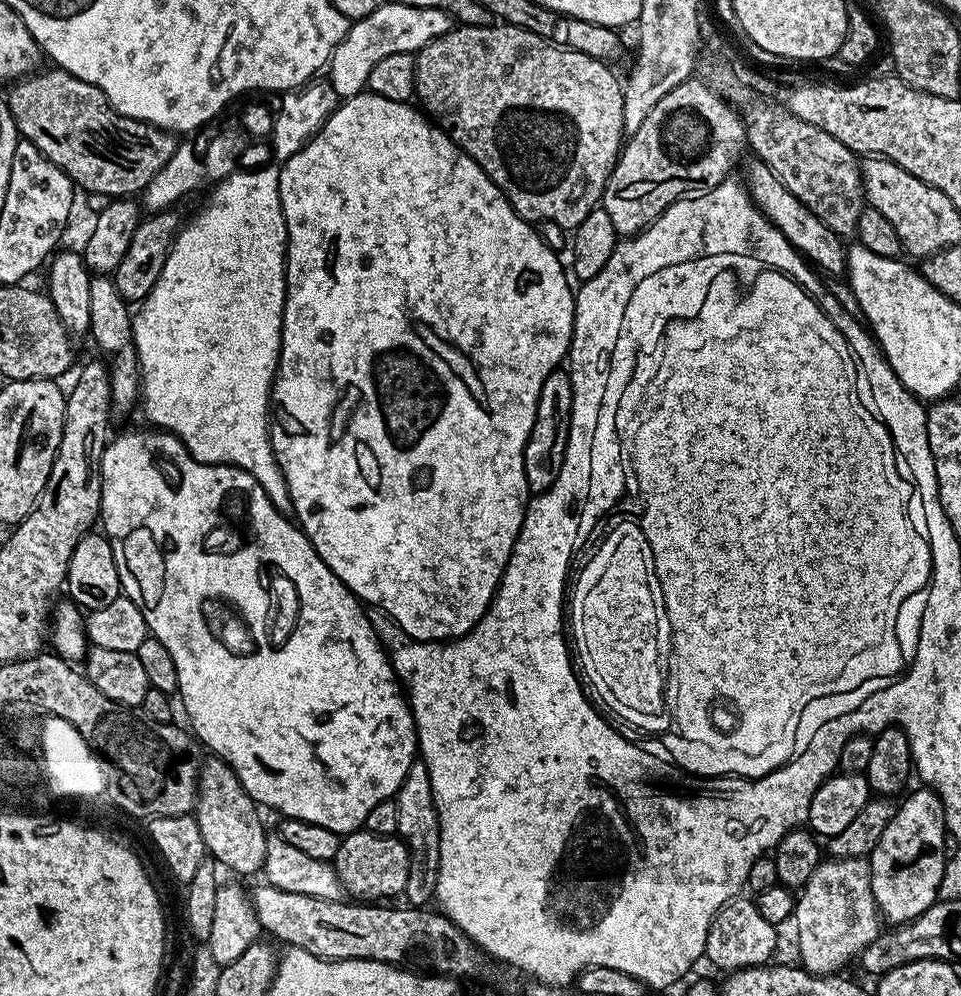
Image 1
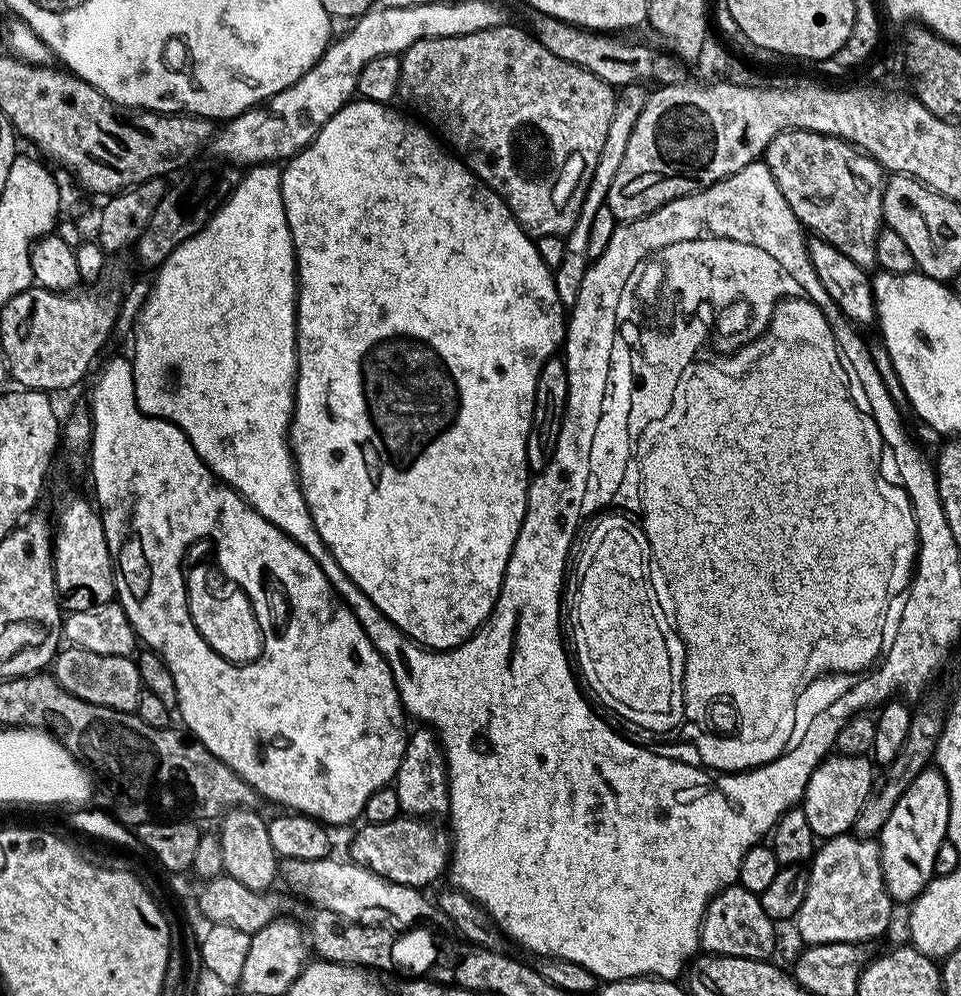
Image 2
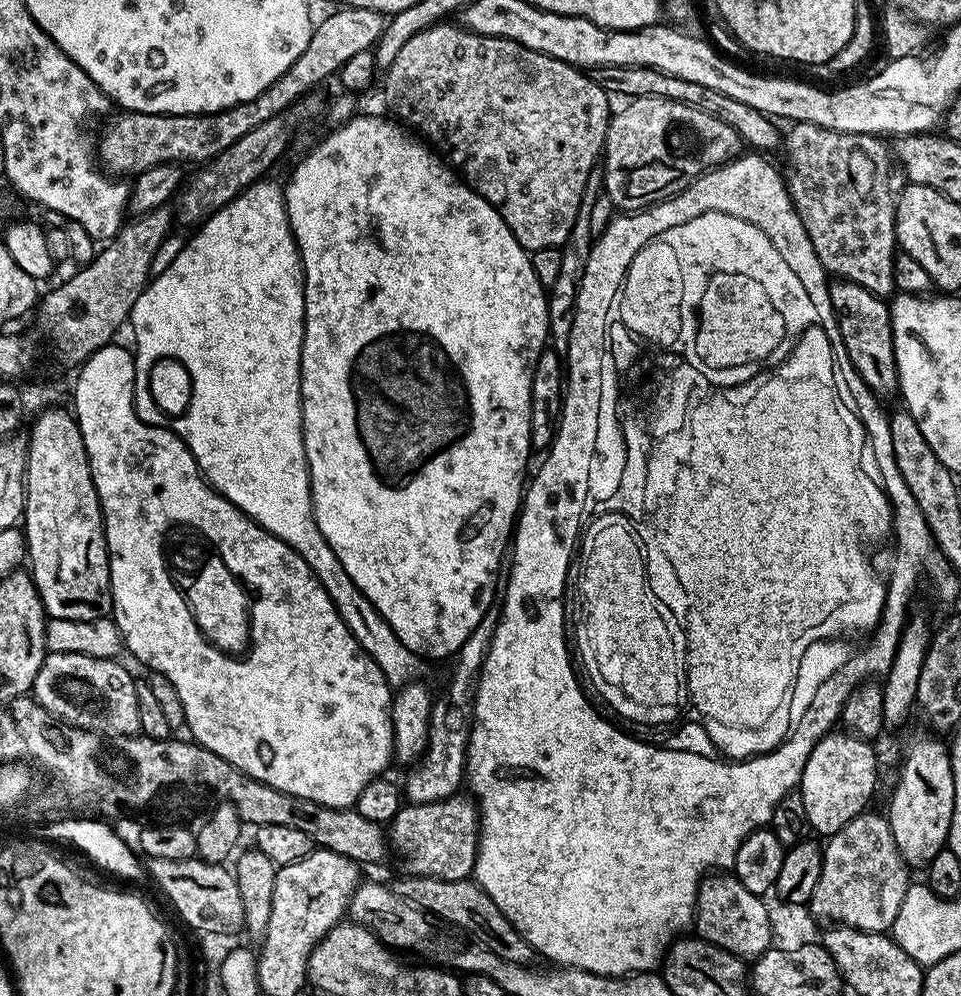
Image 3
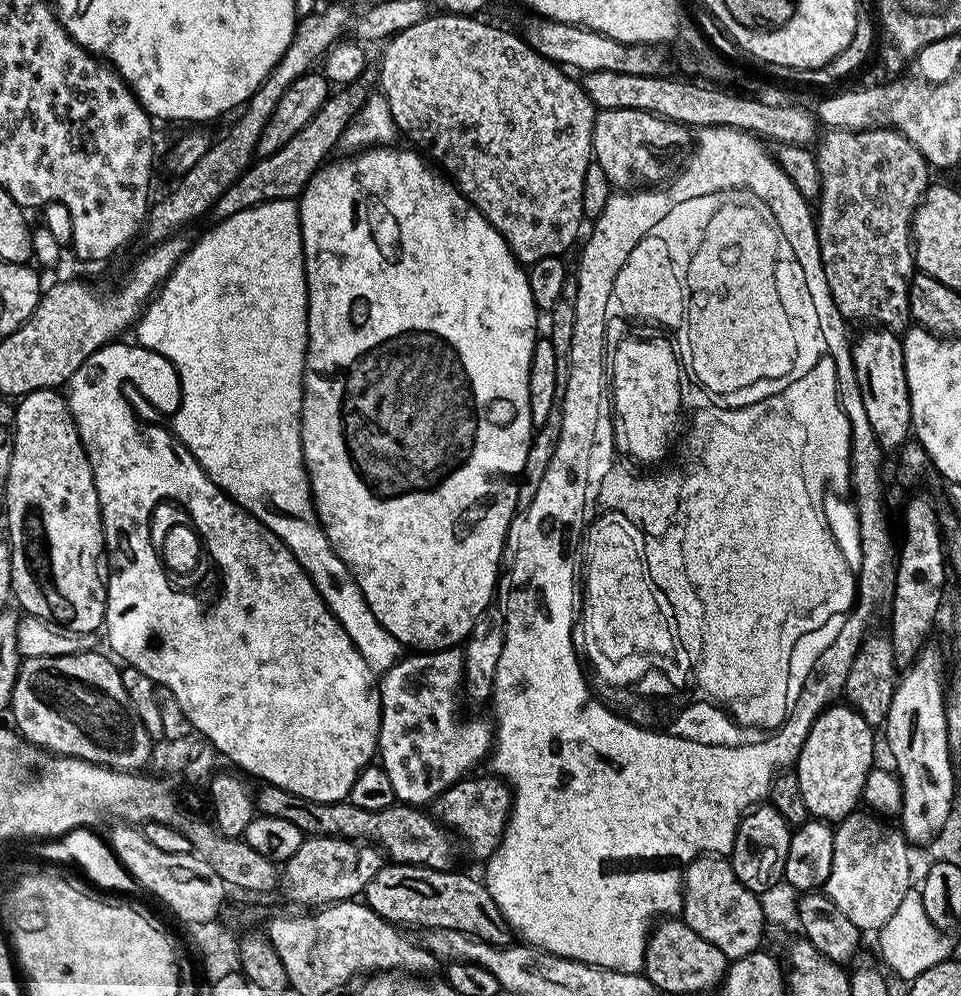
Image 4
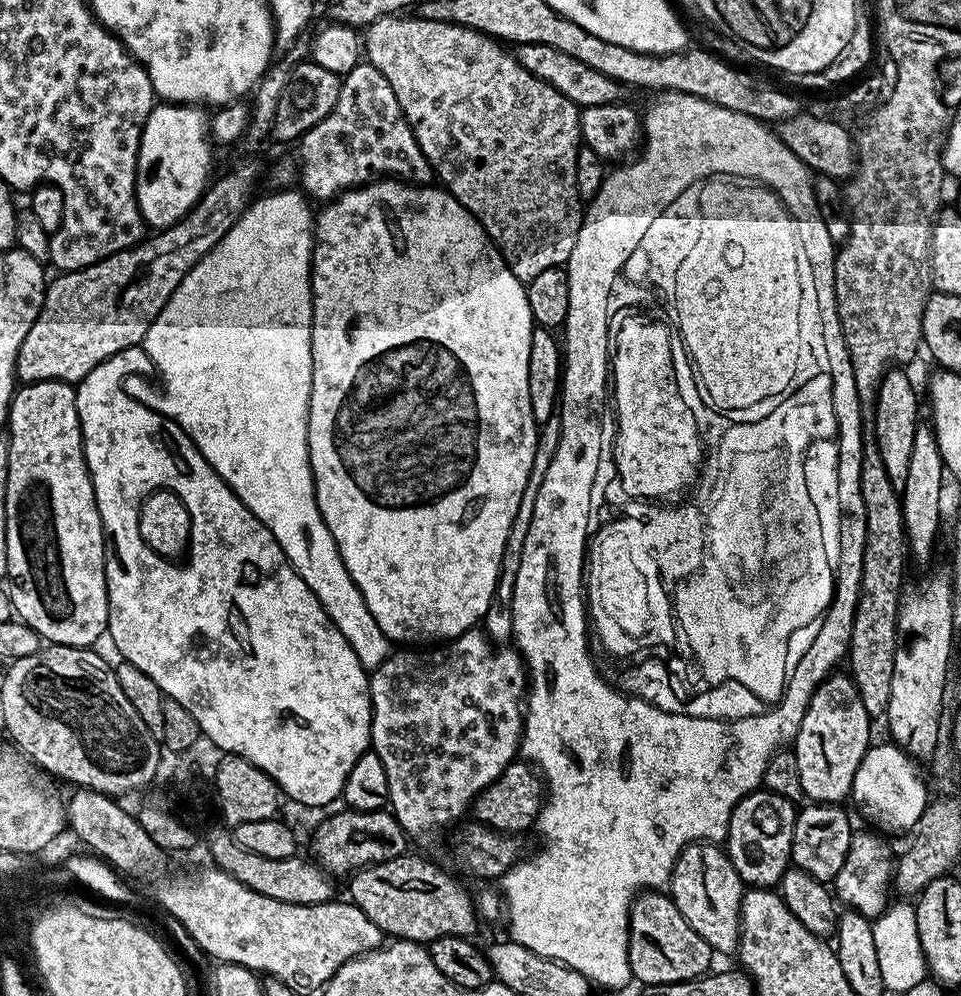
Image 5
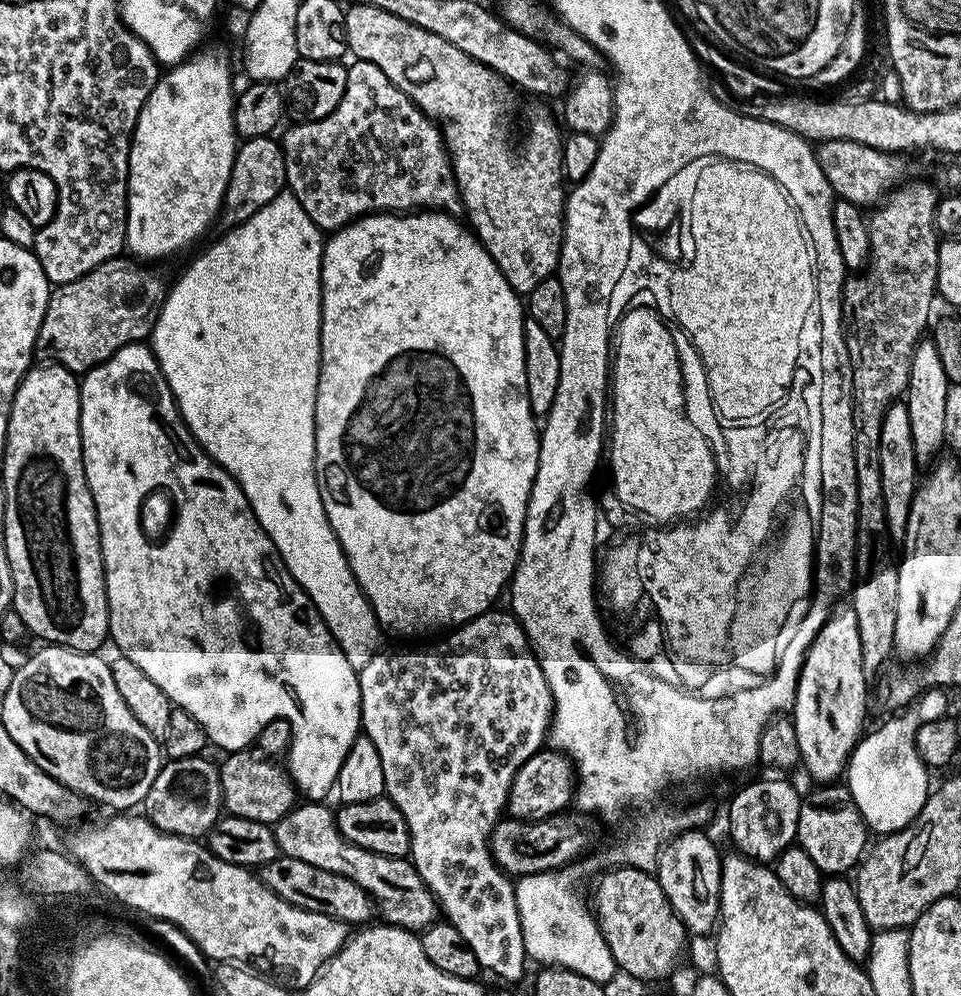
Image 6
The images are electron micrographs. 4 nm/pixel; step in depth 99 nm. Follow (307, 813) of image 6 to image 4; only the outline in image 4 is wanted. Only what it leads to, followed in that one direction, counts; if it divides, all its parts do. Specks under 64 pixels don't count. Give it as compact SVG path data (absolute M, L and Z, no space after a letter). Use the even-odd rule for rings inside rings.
M388 862L382 870L378 870L378 874L374 874L370 886L366 886L362 893L362 900L389 924L409 924L410 927L420 927L421 930L441 928L462 931L483 943L511 945L514 933L502 910L498 910L494 898L490 898L488 887L477 877L475 880L460 871L443 872L413 864Z

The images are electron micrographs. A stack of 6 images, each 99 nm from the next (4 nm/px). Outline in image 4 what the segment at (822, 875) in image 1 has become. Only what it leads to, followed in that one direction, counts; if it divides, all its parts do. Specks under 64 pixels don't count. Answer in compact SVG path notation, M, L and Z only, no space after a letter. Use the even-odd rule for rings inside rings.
M852 812L835 827L834 857L823 891L861 932L878 932L912 890L906 855L909 843L897 827L882 824L879 817L862 812Z

